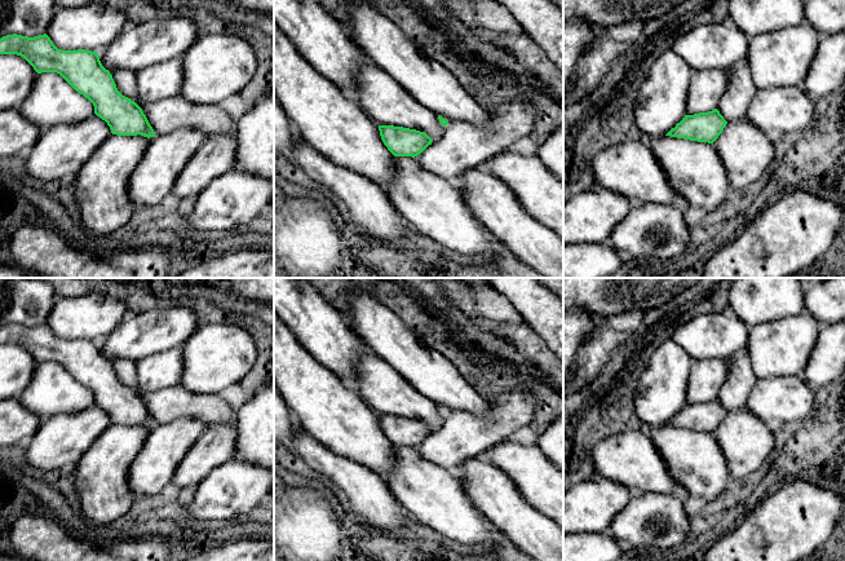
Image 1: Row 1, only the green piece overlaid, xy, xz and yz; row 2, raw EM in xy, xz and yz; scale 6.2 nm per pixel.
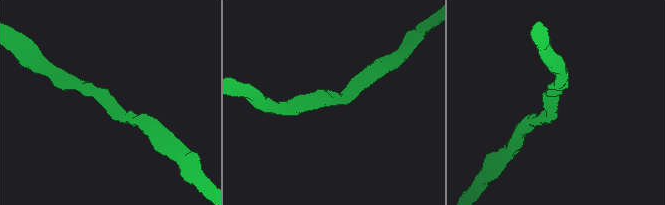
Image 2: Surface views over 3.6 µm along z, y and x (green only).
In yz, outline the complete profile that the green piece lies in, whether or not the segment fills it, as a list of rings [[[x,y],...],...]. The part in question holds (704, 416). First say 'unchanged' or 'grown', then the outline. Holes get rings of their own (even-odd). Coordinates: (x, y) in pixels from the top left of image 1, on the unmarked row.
unchanged | [[[715,398],[708,402],[685,405],[665,425],[713,433],[726,414],[727,411],[720,401]]]

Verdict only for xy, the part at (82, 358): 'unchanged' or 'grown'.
unchanged

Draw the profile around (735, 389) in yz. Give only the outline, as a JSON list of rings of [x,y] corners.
[[[743,349],[731,357],[730,371],[722,383],[717,399],[727,412],[746,408],[756,381],[752,362],[747,349]]]

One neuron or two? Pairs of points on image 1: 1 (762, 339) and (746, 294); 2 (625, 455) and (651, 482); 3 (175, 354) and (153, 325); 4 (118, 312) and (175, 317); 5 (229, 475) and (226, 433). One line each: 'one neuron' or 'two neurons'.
1: two neurons
2: one neuron
3: two neurons
4: two neurons
5: two neurons

